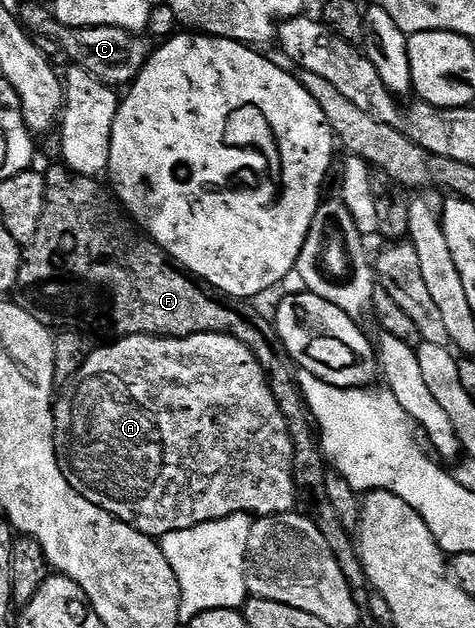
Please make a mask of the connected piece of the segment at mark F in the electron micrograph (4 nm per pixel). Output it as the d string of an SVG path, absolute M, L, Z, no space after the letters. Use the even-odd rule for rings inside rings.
M57 163L50 170L45 170L44 176L46 178L46 202L44 203L44 215L40 219L40 227L36 231L36 239L32 239L32 243L25 246L22 255L22 265L26 269L24 275L19 275L18 278L22 280L22 293L20 293L20 303L18 306L24 311L28 311L28 315L32 315L32 319L36 319L40 324L45 325L51 331L74 331L93 335L99 333L100 336L106 337L102 339L117 339L120 337L135 337L143 333L149 337L190 337L193 333L226 333L230 337L235 337L240 343L244 343L256 355L256 359L264 367L266 378L270 384L272 395L276 399L276 403L280 407L280 411L286 420L288 427L288 435L292 439L292 479L294 486L298 492L298 500L301 508L304 510L306 516L312 519L312 523L316 523L316 527L320 527L320 535L324 535L324 540L328 542L328 547L332 547L332 551L336 555L336 563L340 563L340 571L344 571L344 579L348 579L350 588L355 591L362 591L367 588L368 582L366 579L366 572L362 566L362 558L359 557L356 548L355 538L352 536L351 530L344 527L344 523L340 523L340 515L336 515L336 507L332 507L331 501L328 499L328 479L326 474L328 472L328 462L322 451L322 442L320 434L316 428L314 416L310 413L310 405L306 402L304 391L300 387L300 379L298 378L299 367L298 364L292 359L292 355L288 355L288 351L284 347L284 343L280 339L277 328L269 316L261 317L256 310L253 309L253 304L247 303L245 300L229 297L228 294L222 293L216 287L209 285L204 279L195 277L193 273L186 272L181 265L177 264L170 258L165 251L160 248L153 239L145 236L141 229L134 224L133 220L124 212L121 205L118 203L117 197L101 180L93 177L80 177L77 173L71 173L66 168L65 164ZM38 263L50 263L50 271L46 277L38 277L36 275L36 267Z

